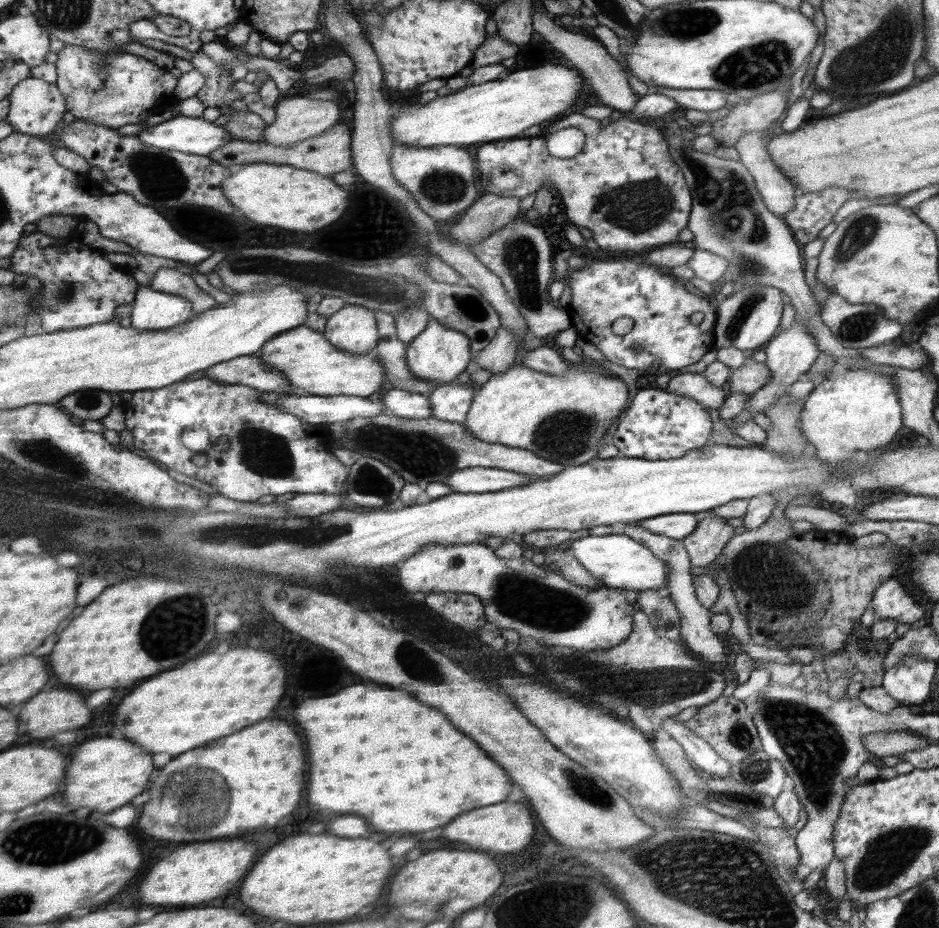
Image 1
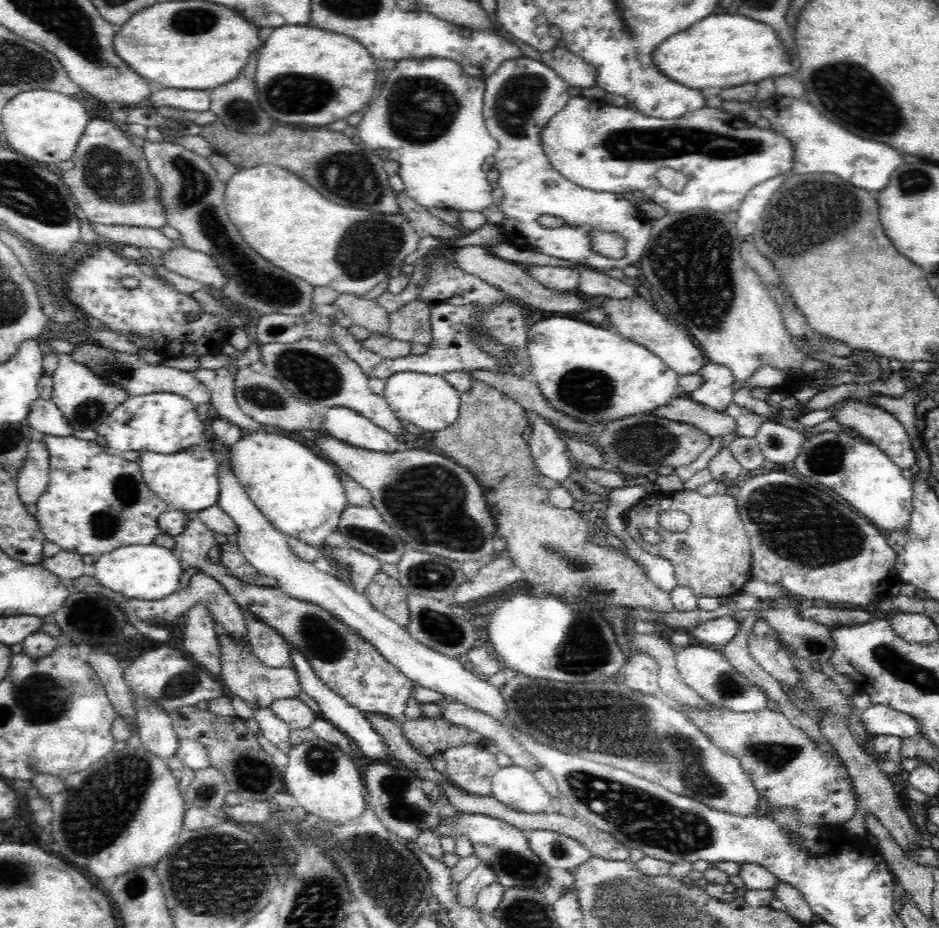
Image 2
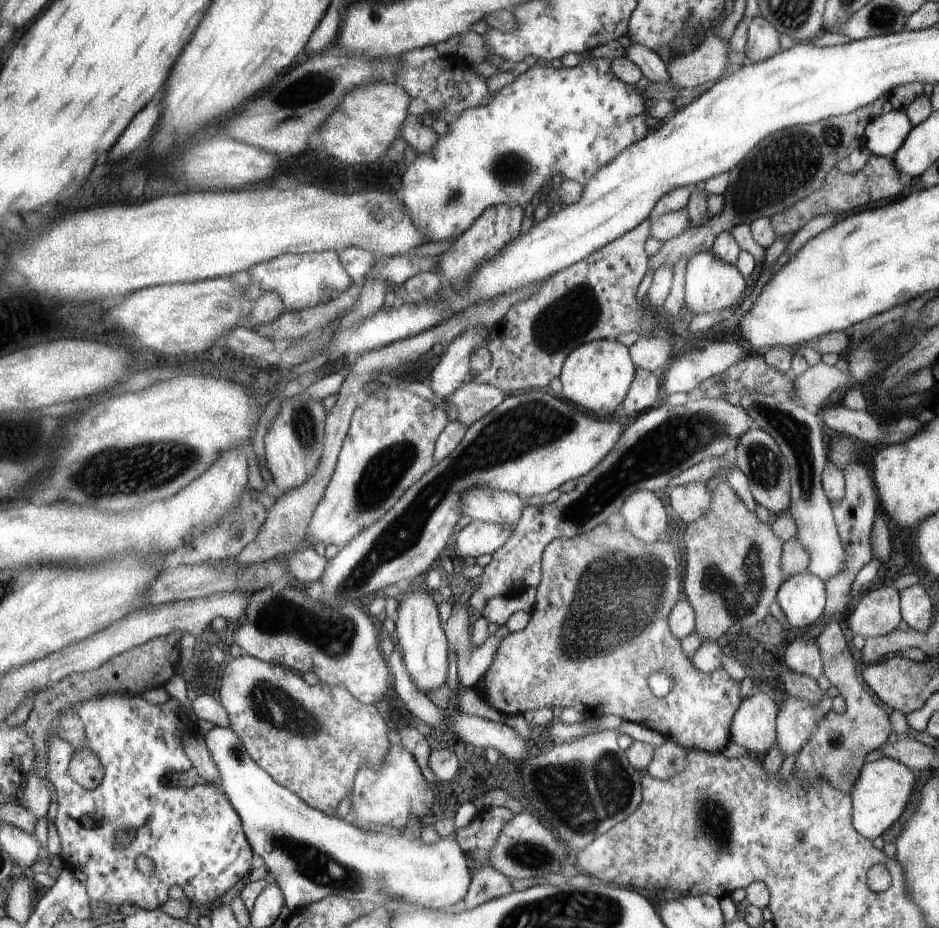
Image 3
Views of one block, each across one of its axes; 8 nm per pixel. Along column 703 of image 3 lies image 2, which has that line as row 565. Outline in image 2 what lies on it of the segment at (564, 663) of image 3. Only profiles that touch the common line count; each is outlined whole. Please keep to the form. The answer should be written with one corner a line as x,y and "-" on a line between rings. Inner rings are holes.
683,489
664,495
651,493
641,503
635,503
624,512
621,527
625,529
627,536
648,555
667,558
673,566
676,584
692,589
698,598
702,598
702,595
731,597
751,580
750,541
747,540
744,521
737,511
736,499
731,494
716,493
706,497
696,489
-
667,510
681,510
688,514
691,520
688,530
683,533
664,530
659,523
659,514
-
644,527
658,531
660,535
658,544
644,542
639,533
639,530
-
680,544
686,544
688,549
680,550

